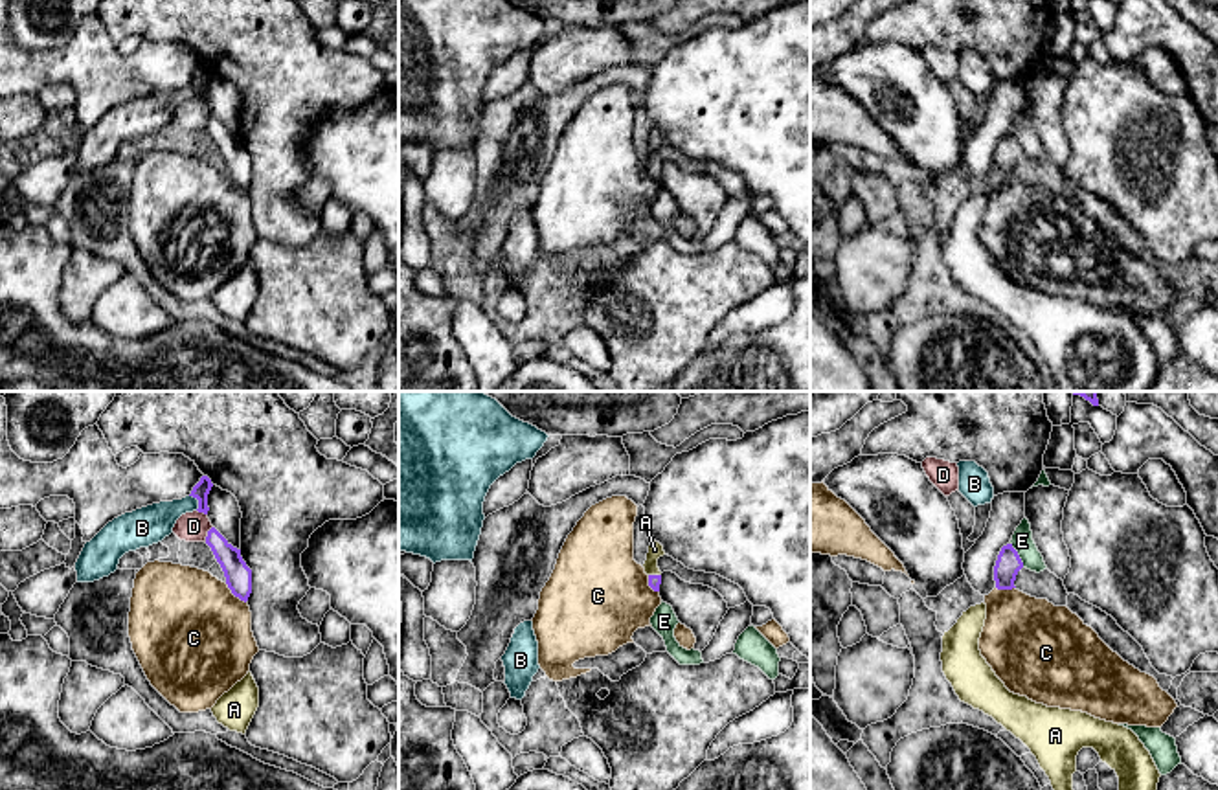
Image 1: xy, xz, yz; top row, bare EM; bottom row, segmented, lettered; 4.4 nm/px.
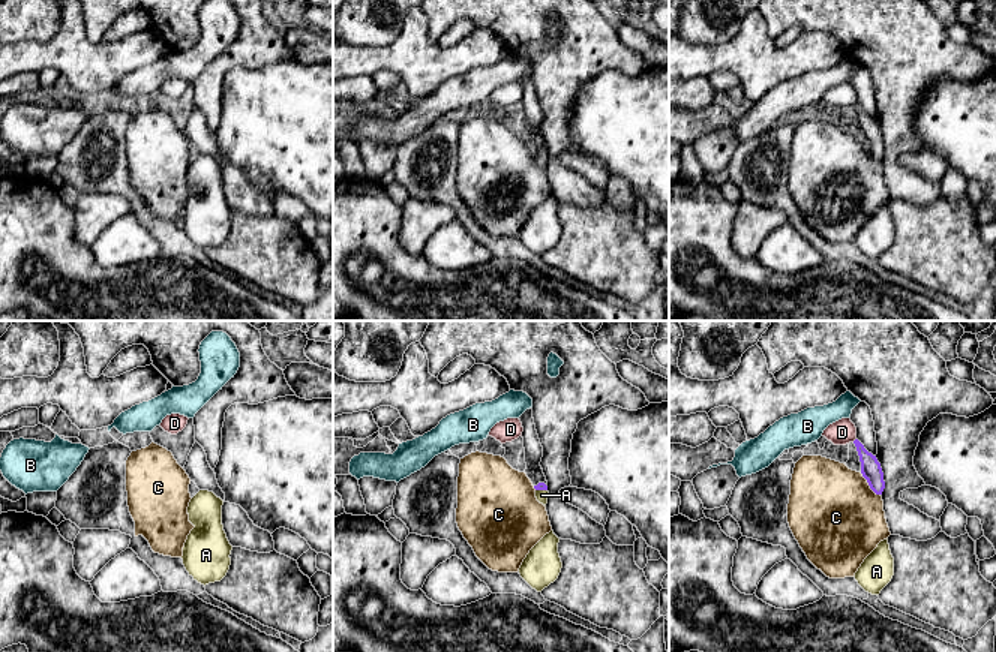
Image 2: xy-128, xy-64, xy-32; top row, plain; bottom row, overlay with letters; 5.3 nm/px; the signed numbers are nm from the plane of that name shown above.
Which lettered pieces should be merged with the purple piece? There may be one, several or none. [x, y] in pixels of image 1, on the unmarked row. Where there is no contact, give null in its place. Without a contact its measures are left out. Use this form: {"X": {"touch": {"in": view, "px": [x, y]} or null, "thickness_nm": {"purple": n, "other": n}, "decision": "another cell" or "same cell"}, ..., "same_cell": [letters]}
{"A": {"touch": {"in": "xz", "px": [654, 164]}, "thickness_nm": {"purple": 60, "other": 60}, "decision": "same cell"}, "B": {"touch": {"in": "xy", "px": [199, 90]}, "thickness_nm": {"purple": 70, "other": 170}, "decision": "another cell"}, "C": {"touch": {"in": "xy", "px": [234, 182]}, "thickness_nm": {"purple": 110, "other": 500}, "decision": "another cell"}, "D": {"touch": {"in": "xy", "px": [208, 122]}, "thickness_nm": {"purple": 110, "other": 130}, "decision": "another cell"}, "E": {"touch": {"in": "yz", "px": [1018, 144]}, "thickness_nm": {"purple": 110, "other": 100}, "decision": "another cell"}, "same_cell": ["A"]}

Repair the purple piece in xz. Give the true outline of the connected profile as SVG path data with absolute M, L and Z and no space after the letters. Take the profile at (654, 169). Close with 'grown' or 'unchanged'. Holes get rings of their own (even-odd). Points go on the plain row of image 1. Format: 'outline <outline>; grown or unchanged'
outline M656 129L650 130L648 134L648 141L647 141L647 149L643 152L645 162L648 164L648 175L654 180L660 180L660 173L661 173L661 160L658 156L658 147L663 145L663 134Z; grown

